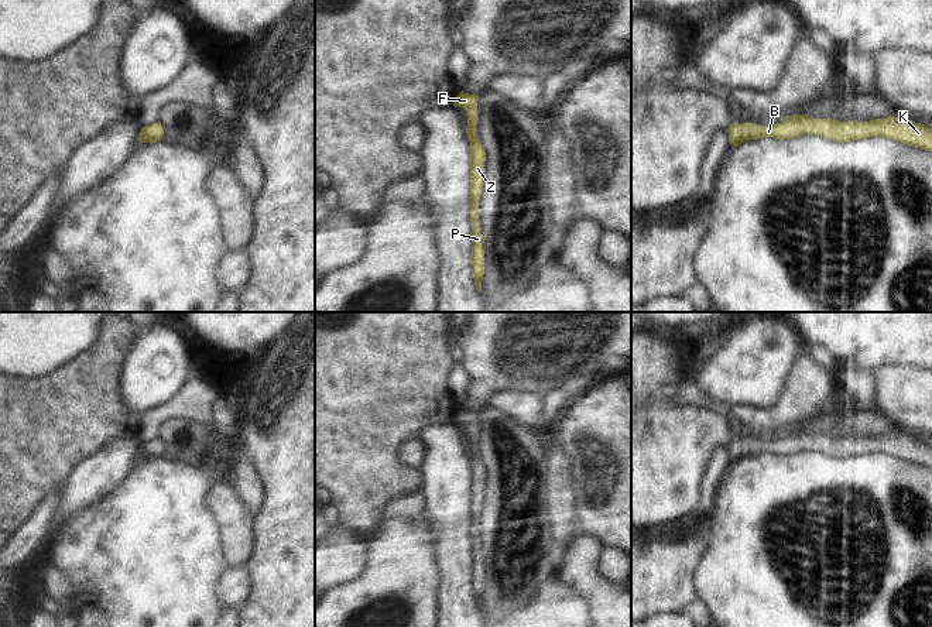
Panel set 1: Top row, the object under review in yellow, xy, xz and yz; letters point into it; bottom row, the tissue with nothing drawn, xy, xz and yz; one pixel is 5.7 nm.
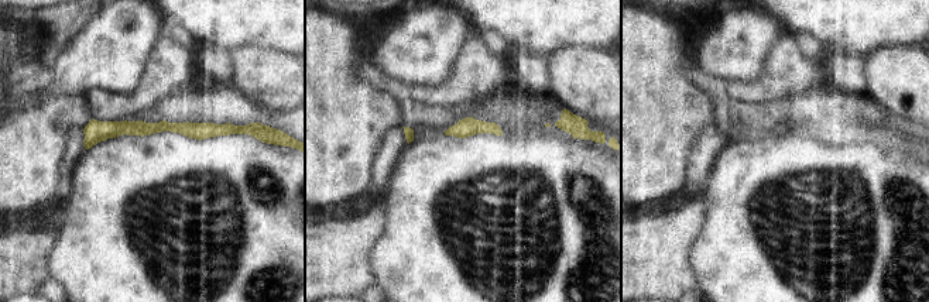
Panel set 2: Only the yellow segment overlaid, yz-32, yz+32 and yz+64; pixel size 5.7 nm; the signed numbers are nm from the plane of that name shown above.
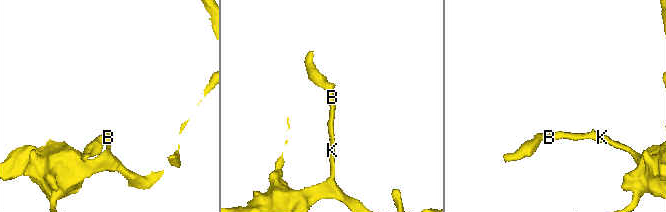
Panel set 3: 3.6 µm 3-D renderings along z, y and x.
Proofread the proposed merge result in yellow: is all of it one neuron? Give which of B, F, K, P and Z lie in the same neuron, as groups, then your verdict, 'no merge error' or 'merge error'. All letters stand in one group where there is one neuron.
B F K P Z; no merge error

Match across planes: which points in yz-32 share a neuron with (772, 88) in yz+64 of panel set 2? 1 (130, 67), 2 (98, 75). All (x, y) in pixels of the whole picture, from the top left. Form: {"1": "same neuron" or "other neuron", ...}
{"1": "other neuron", "2": "other neuron"}

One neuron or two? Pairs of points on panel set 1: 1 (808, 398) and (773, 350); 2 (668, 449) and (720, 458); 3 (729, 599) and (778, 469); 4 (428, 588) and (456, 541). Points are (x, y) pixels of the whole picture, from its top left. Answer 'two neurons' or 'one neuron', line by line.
1: two neurons
2: two neurons
3: one neuron
4: two neurons

